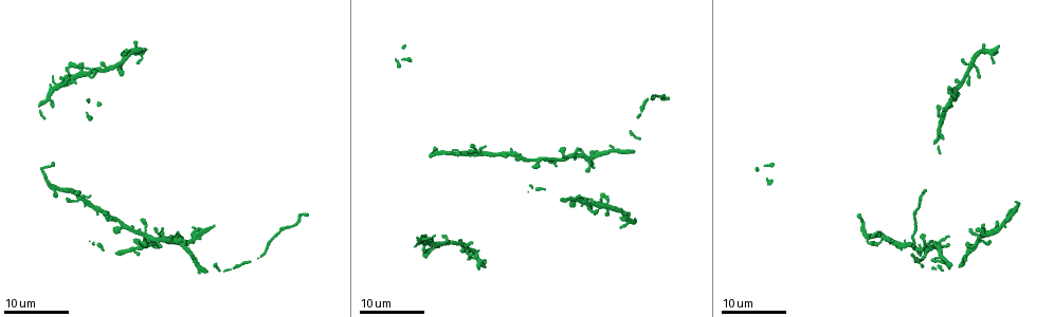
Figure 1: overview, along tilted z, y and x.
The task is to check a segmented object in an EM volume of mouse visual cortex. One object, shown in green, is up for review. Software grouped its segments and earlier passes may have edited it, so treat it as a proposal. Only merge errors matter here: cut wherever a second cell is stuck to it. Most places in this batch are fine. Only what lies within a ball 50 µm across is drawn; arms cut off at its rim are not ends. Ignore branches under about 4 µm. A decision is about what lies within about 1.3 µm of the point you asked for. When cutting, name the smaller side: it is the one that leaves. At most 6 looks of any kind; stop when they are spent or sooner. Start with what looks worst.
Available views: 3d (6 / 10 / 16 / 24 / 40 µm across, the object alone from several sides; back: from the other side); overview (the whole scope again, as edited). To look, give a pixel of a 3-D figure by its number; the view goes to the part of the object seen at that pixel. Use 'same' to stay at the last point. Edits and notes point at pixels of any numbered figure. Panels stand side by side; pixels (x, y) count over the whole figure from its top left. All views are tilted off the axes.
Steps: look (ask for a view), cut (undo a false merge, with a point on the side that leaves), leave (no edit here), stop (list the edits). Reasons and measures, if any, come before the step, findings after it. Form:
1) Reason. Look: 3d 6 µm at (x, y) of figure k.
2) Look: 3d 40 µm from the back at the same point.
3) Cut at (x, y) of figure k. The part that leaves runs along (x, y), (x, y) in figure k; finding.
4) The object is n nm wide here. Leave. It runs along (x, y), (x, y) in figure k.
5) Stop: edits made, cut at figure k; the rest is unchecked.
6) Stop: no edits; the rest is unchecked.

Four arms meet. Look: 3d 16 µm at (586, 161) of figure 1.

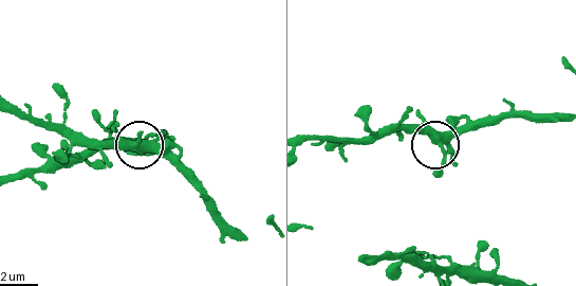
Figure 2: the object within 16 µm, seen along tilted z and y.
Look: 3d 10 µm at (438, 143) of figure 2.

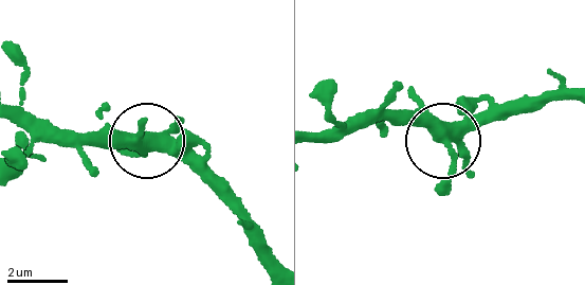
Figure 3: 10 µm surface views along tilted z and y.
Leave. It runs along (316, 140), (383, 120), (435, 127), (459, 142), (469, 171) in figure 3; all the same cell.

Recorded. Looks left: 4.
Branch point. Look: 3d 24 µm at (122, 226) of figure 1.

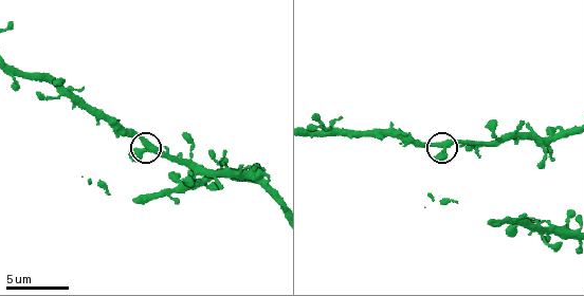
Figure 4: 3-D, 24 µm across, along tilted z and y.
Look: 3d 6 µm at (442, 149) of figure 4.

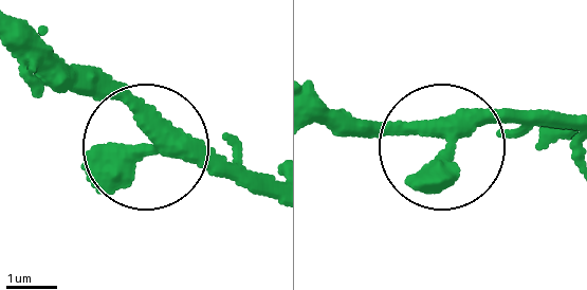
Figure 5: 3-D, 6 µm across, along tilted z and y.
Leave. Continuous, no second cell.

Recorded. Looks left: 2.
Sudden change in width. Look: 3d 16 µm at (967, 72) of figure 1.

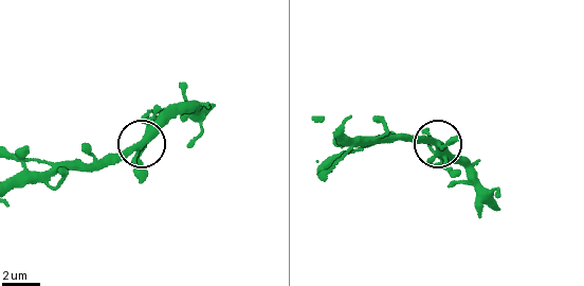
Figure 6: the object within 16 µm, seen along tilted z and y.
Look: 3d 6 µm at (439, 142) of figure 6.

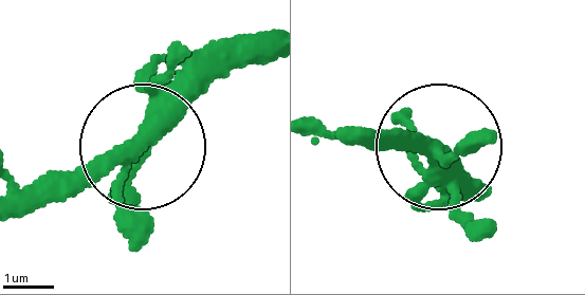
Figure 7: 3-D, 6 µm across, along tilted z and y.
3 arms meet here. Leave. It runs along (23, 207), (105, 179), (241, 43) in figure 7; all the same cell.

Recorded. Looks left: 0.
Stop: no edits; the rest is unchecked.

